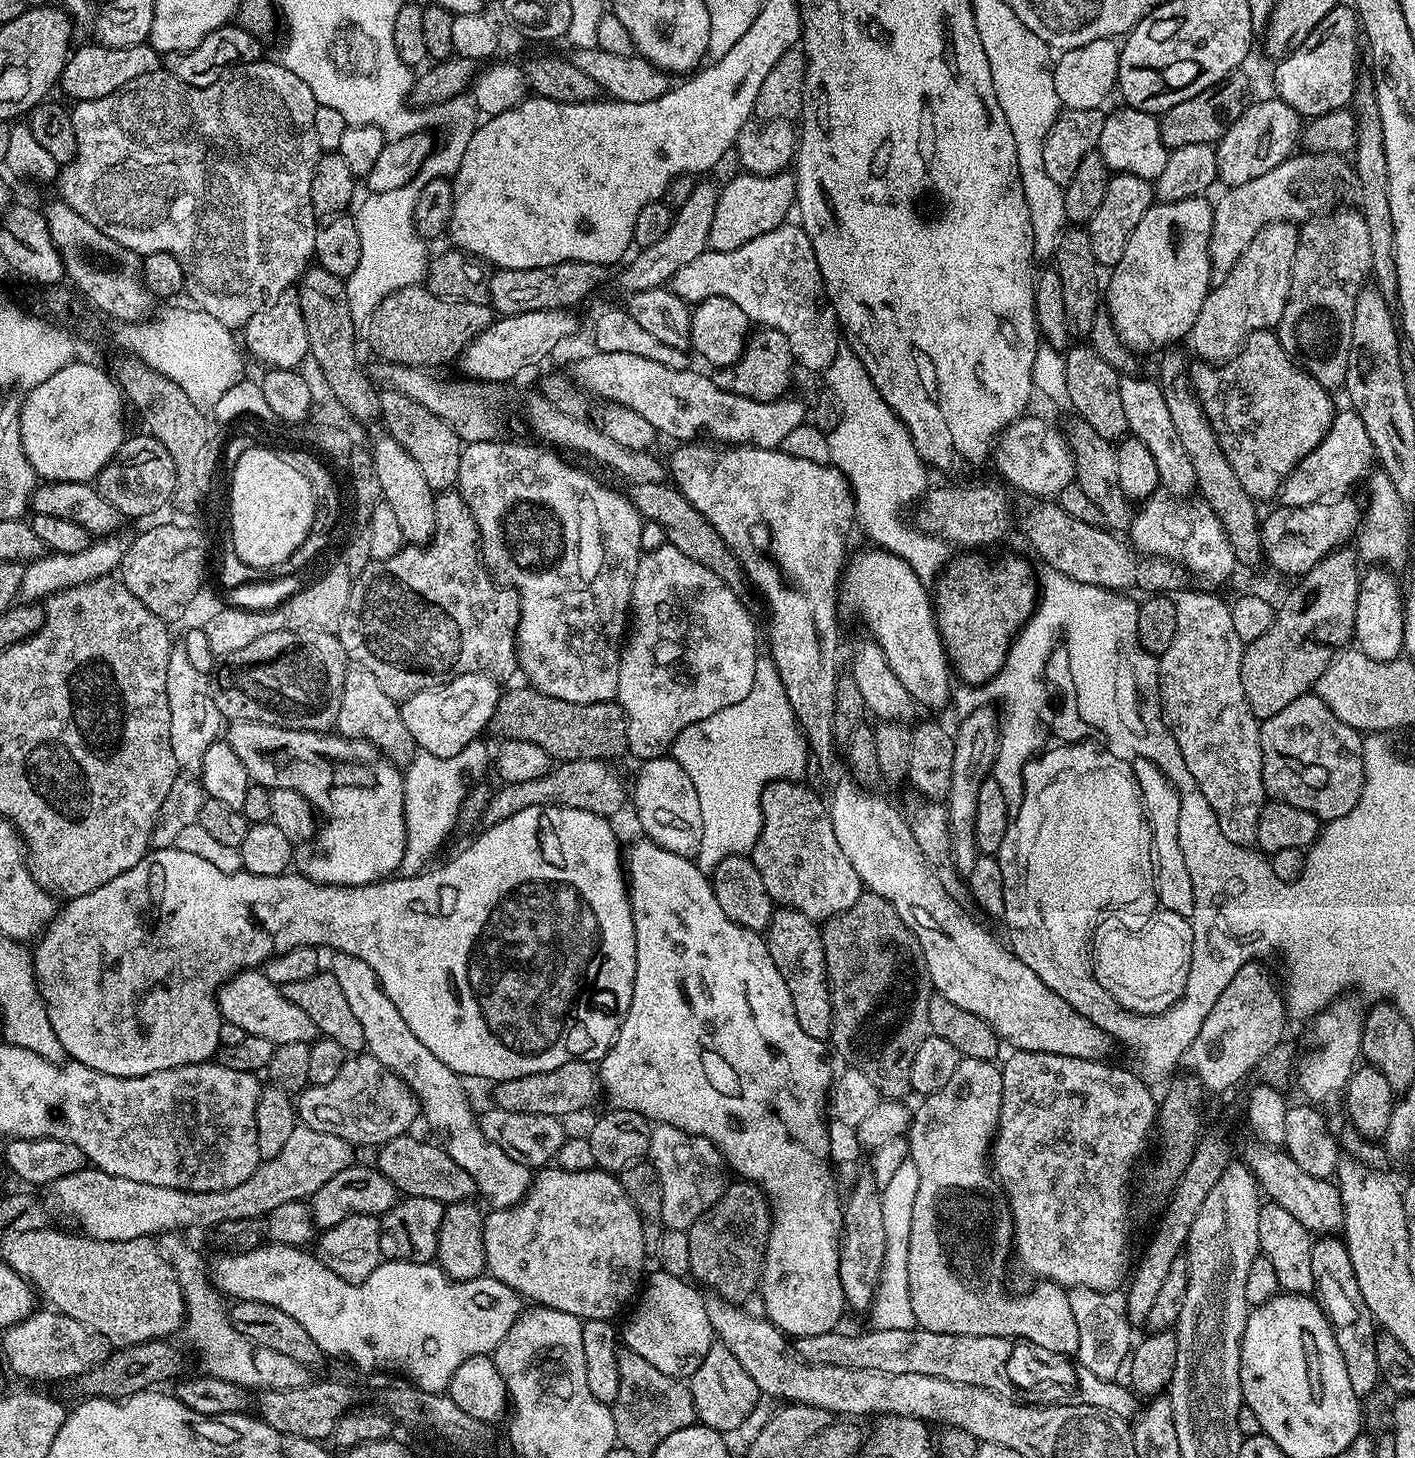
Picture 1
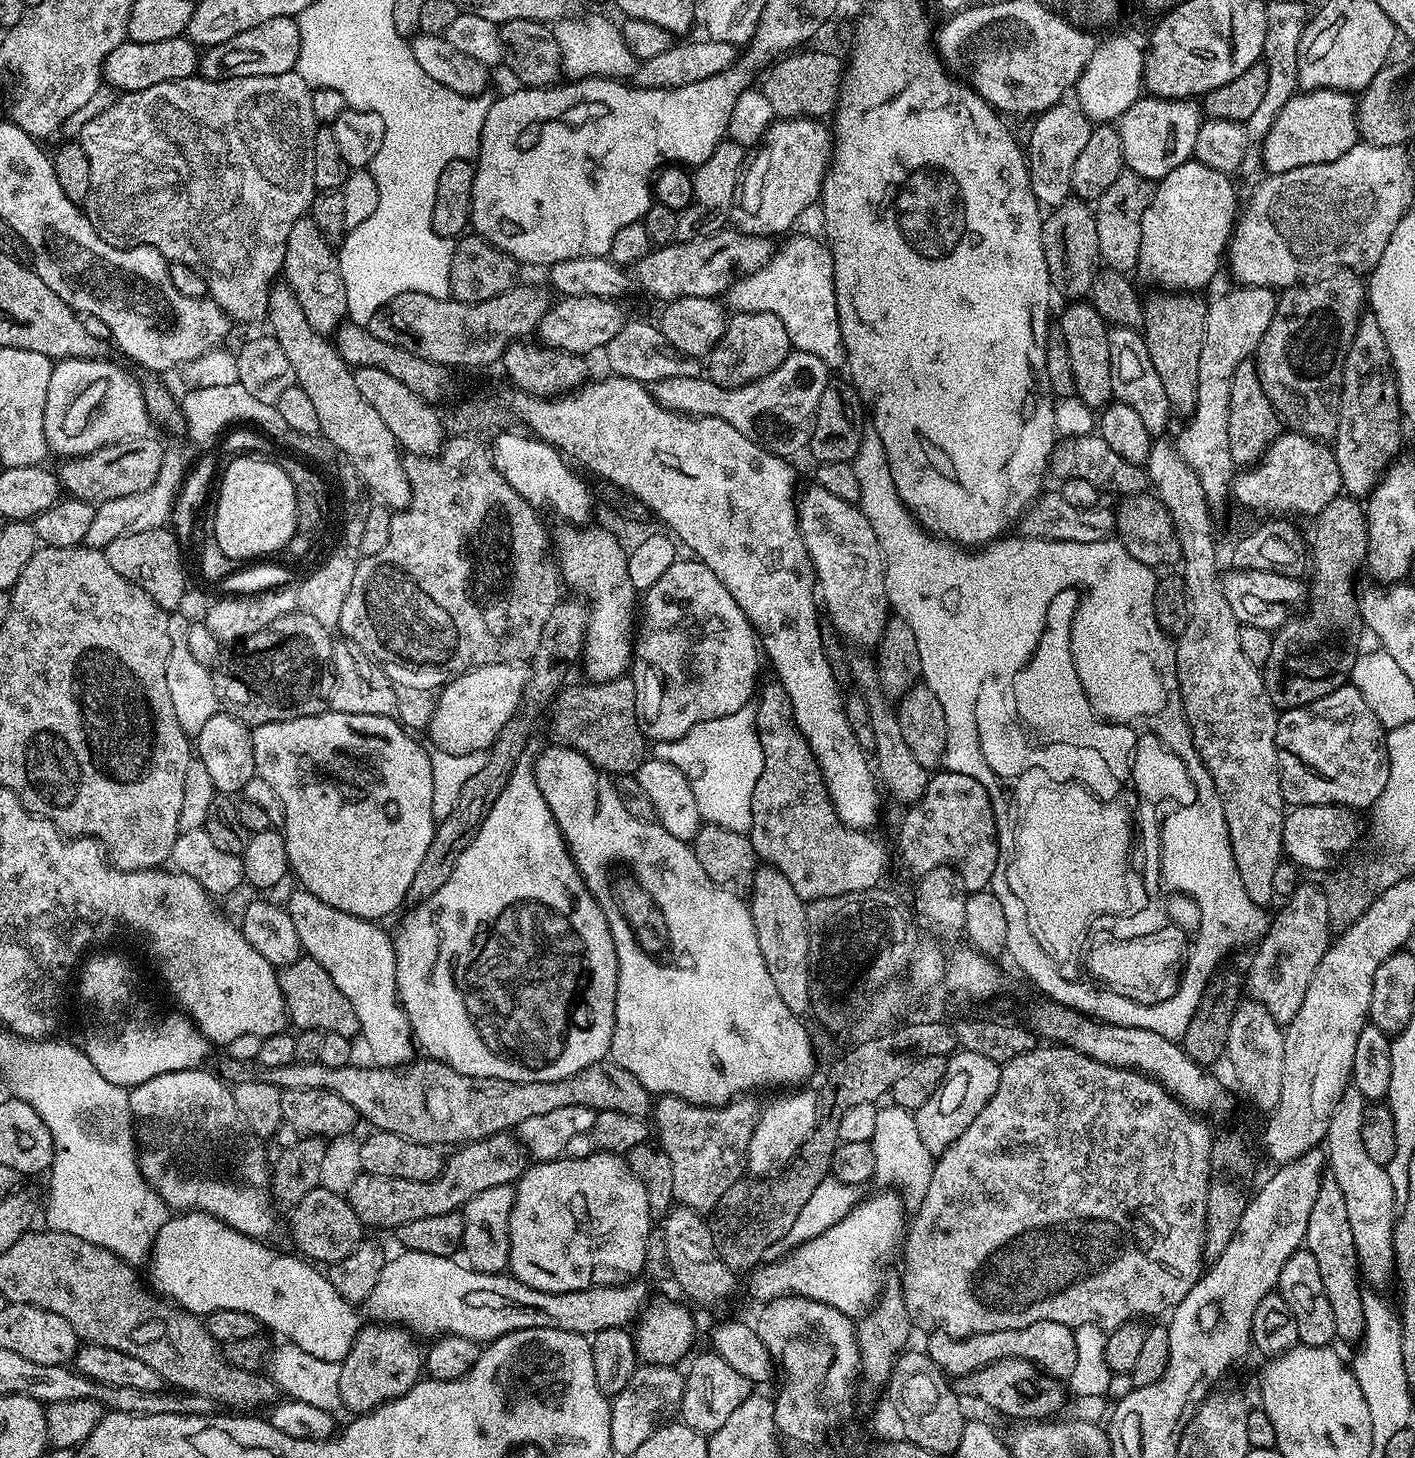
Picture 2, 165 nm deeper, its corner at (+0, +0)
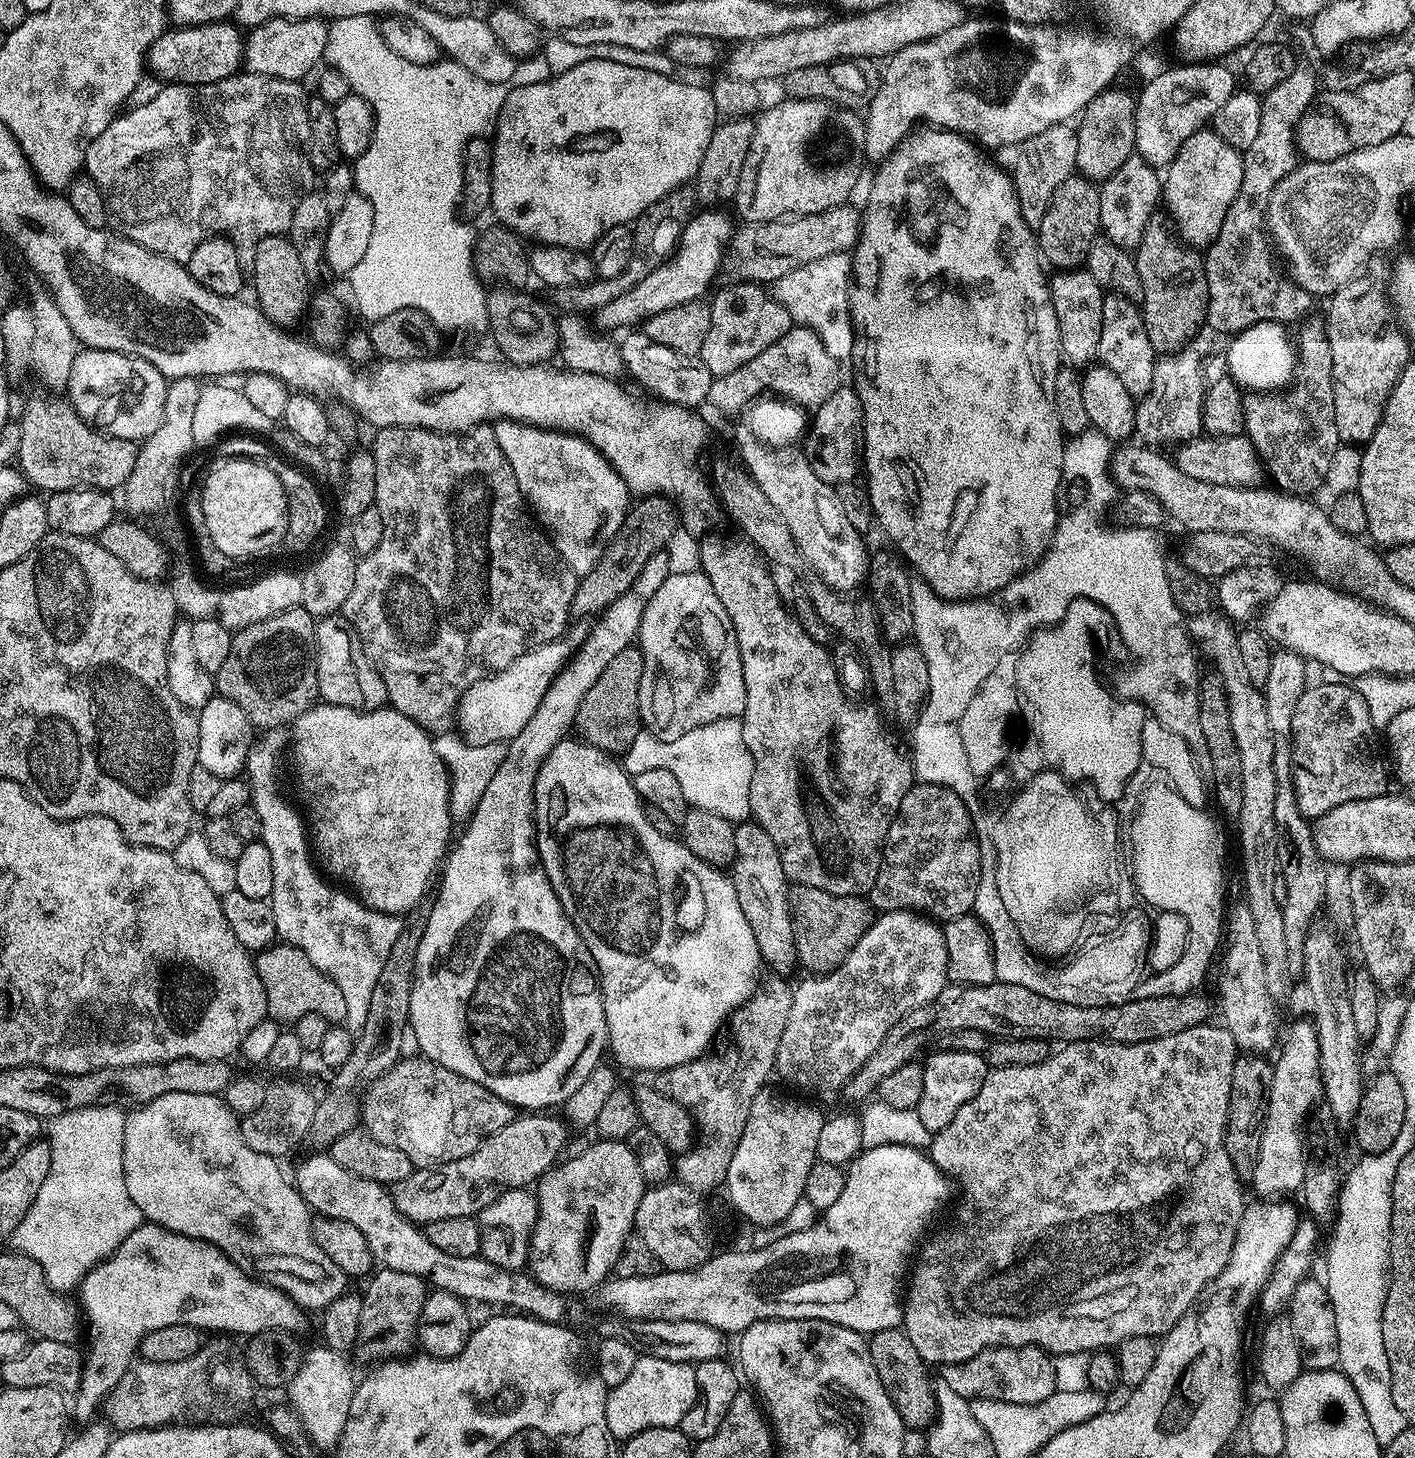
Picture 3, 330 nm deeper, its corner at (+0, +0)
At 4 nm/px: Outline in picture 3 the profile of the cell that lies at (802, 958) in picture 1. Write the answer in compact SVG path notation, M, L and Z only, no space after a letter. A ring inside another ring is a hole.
M740 822L735 825L735 830L736 857L730 865L730 879L738 894L738 906L742 906L742 914L746 914L750 930L754 930L754 942L758 942L761 961L767 967L769 964L777 977L791 977L791 972L797 971L798 961L792 907L788 901L790 881L782 870L778 846L774 846L774 838L770 838L770 834L766 834L758 823Z

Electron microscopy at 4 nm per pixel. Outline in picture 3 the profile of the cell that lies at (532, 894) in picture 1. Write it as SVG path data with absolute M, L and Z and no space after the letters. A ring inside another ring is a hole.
M546 690L542 702L538 702L538 710L530 717L530 722L518 730L516 737L507 741L504 757L494 770L494 778L490 778L490 786L486 786L486 794L472 811L471 820L467 821L464 833L455 841L454 847L447 853L442 864L444 877L440 880L440 893L436 900L431 901L432 917L426 922L426 930L422 934L422 942L418 942L418 958L414 966L414 982L410 994L410 1025L411 1035L416 1035L416 1044L423 1055L435 1064L446 1066L446 1070L454 1070L462 1078L470 1078L470 1082L487 1084L491 1092L498 1094L503 1100L512 1101L520 1110L548 1110L552 1100L556 1106L563 1105L569 1092L578 1090L586 1078L590 1078L590 1070L601 1063L603 1052L608 1048L608 1027L606 1026L606 1010L600 993L600 981L592 963L592 955L581 938L580 932L572 921L569 909L562 906L558 894L549 886L546 870L540 864L540 853L536 850L536 821L534 813L534 782L538 778L538 770L542 770L542 762L573 731L578 714L578 706L574 696L560 694L556 690Z

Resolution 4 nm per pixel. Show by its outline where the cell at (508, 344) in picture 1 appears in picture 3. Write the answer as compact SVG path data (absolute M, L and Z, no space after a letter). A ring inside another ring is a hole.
M700 210L689 220L688 225L682 230L680 242L676 251L659 264L642 282L638 282L624 294L618 294L606 306L597 308L594 313L595 327L624 328L643 325L654 314L662 314L662 310L670 310L674 306L682 306L691 300L699 300L708 287L713 287L712 278L721 269L723 251L732 238L734 224L731 224L720 210Z

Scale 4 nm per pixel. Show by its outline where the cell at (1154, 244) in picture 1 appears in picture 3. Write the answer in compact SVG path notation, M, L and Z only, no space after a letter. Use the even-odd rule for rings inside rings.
M1201 130L1182 142L1182 150L1178 150L1162 176L1162 204L1168 207L1170 220L1172 215L1175 235L1185 245L1204 250L1214 242L1234 198L1240 193L1243 173L1243 155L1222 142L1216 132Z

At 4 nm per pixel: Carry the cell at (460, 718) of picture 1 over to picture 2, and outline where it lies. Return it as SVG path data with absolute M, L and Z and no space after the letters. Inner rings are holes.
M487 664L472 668L440 690L436 709L426 727L431 747L446 754L474 754L491 749L498 730L510 722L524 696L526 672L520 664Z

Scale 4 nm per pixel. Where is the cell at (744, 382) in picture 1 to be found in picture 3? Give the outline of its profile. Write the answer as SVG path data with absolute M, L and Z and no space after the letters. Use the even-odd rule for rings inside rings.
M739 282L725 285L725 288L715 289L716 297L708 304L710 330L698 357L714 378L730 374L738 370L738 366L746 366L746 362L758 358L766 346L774 346L774 342L794 326L786 306L779 304L767 287Z

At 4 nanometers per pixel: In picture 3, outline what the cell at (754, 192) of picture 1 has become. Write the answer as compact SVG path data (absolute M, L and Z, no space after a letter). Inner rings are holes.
M784 98L781 101L781 104L773 108L765 107L755 117L754 138L750 142L750 150L740 175L740 185L734 197L734 205L740 211L739 219L750 224L818 214L822 210L830 210L830 206L847 204L853 199L852 191L860 180L865 131L861 121L856 121L857 113L827 104L825 100Z

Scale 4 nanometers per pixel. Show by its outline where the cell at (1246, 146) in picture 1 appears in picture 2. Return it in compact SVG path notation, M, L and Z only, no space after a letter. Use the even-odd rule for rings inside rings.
M1329 88L1297 91L1286 106L1278 110L1270 130L1259 141L1258 157L1264 164L1265 173L1282 174L1286 170L1298 170L1298 166L1332 162L1346 154L1346 150L1358 142L1356 105L1357 101L1346 92Z

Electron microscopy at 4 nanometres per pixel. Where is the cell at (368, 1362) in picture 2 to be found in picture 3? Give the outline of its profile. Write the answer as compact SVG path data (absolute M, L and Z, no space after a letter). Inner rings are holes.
M381 1267L379 1271L367 1281L367 1283L369 1282L368 1289L363 1289L362 1292L364 1305L360 1319L360 1341L354 1349L355 1355L360 1355L364 1360L376 1360L379 1356L386 1356L382 1358L411 1357L418 1344L416 1326L420 1323L420 1315L426 1295L426 1282L414 1274L402 1274L398 1270L390 1270L386 1267Z

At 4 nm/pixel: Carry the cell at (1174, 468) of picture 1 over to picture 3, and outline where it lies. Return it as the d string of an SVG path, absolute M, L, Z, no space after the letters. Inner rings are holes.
M1111 294L1105 295L1102 302L1102 338L1098 338L1098 350L1099 363L1114 370L1114 374L1122 378L1132 397L1139 398L1148 393L1150 384L1154 382L1154 366L1158 353L1150 342L1150 334L1146 334L1144 313L1137 301Z

